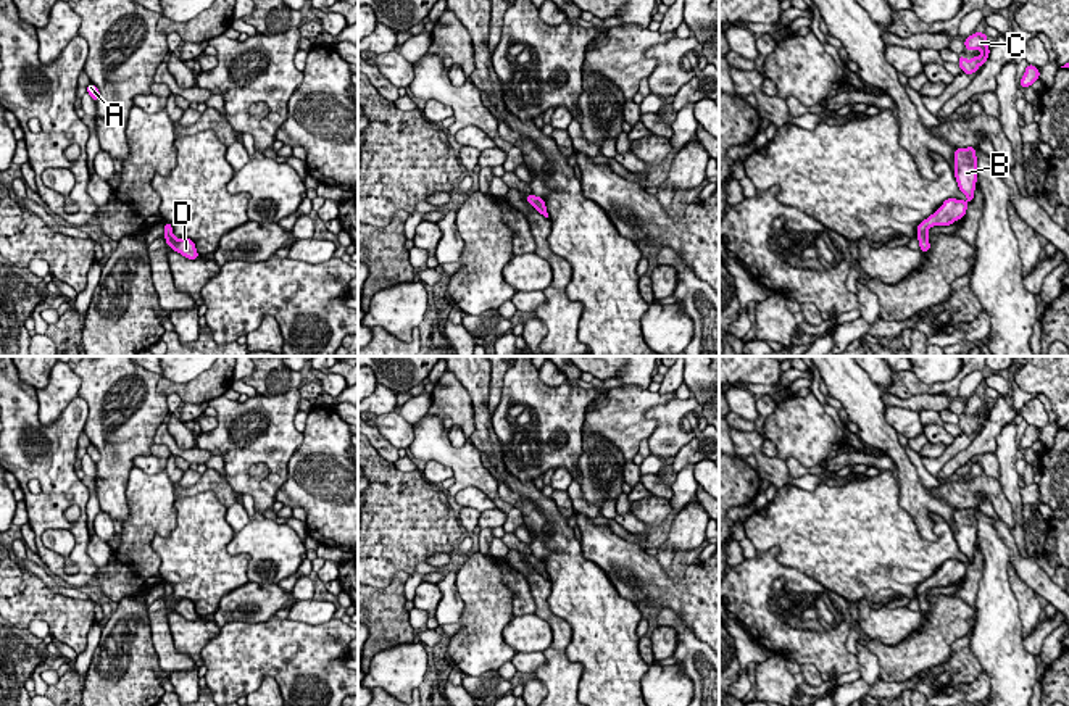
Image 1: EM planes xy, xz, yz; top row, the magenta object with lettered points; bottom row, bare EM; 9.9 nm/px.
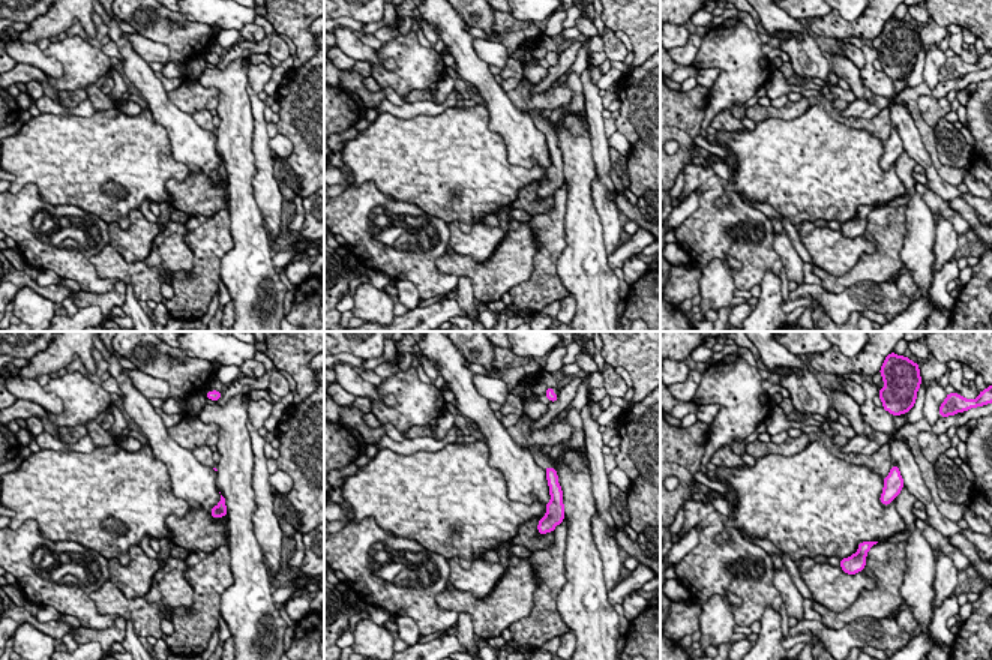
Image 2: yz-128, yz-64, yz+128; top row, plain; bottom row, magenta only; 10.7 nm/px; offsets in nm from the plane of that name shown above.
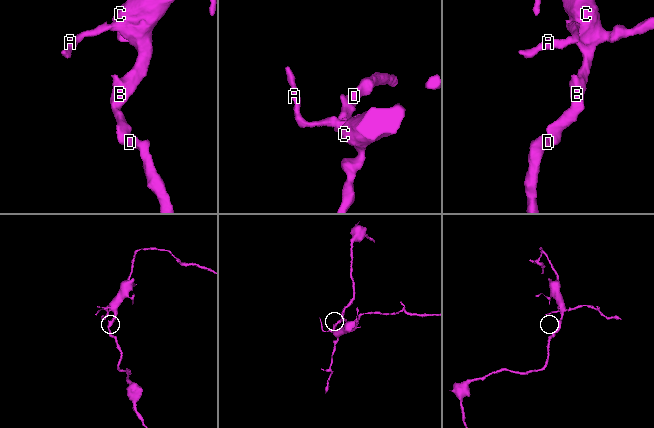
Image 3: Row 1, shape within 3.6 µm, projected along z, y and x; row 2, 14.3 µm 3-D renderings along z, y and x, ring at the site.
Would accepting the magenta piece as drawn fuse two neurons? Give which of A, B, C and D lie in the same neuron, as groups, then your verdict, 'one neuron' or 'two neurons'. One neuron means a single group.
groups A B C D; one neuron

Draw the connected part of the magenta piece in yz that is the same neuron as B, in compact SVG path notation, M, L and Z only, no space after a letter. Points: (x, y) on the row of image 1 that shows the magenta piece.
M974 147L955 150L955 177L959 190L969 200L961 201L956 198L948 198L932 216L919 222L917 240L922 253L930 250L927 230L932 226L950 226L956 219L963 219L966 214L967 205L974 200L974 190L977 182L977 156L975 156Z

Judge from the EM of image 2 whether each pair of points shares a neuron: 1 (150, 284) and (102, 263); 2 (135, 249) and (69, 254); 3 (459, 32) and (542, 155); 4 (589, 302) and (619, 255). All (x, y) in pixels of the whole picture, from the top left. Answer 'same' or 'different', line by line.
1: same
2: different
3: same
4: different

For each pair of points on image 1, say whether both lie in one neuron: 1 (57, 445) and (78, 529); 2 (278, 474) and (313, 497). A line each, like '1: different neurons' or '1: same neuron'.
1: same neuron
2: different neurons

